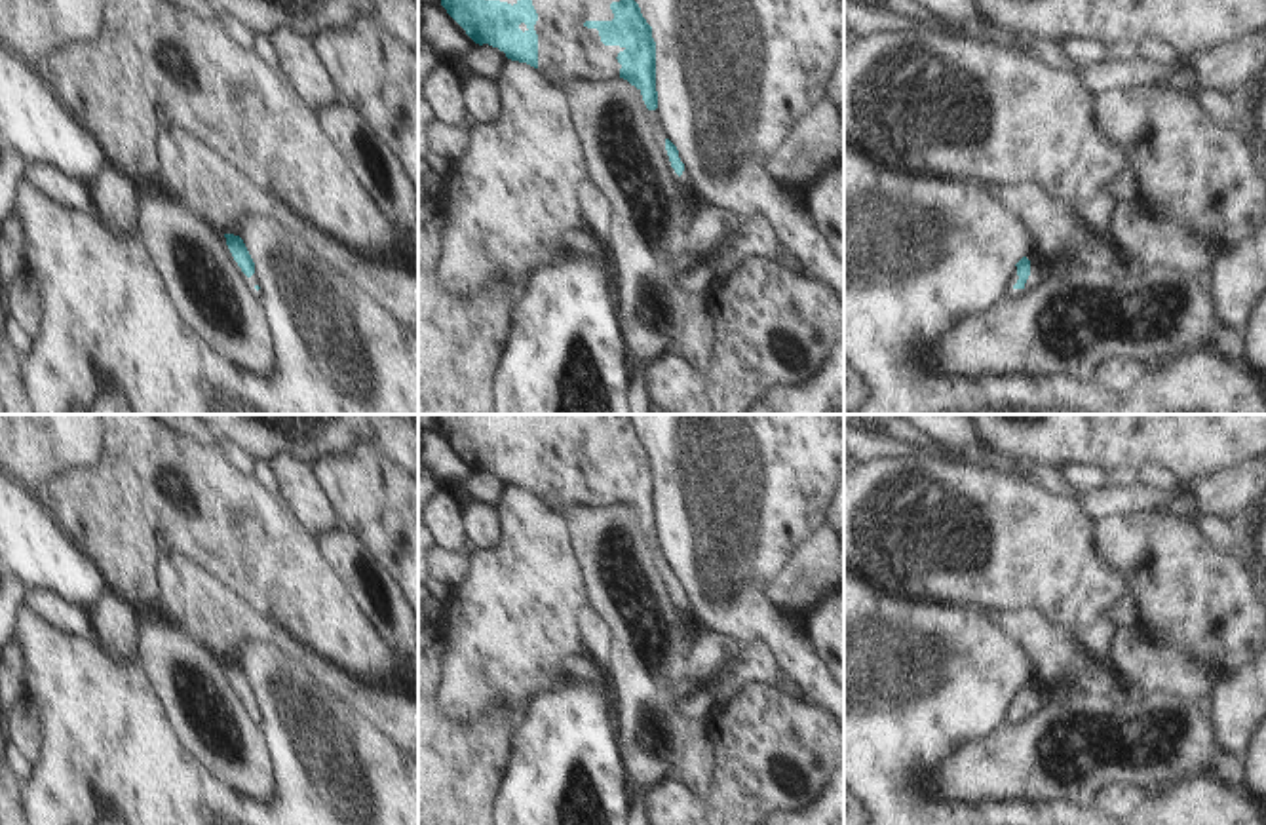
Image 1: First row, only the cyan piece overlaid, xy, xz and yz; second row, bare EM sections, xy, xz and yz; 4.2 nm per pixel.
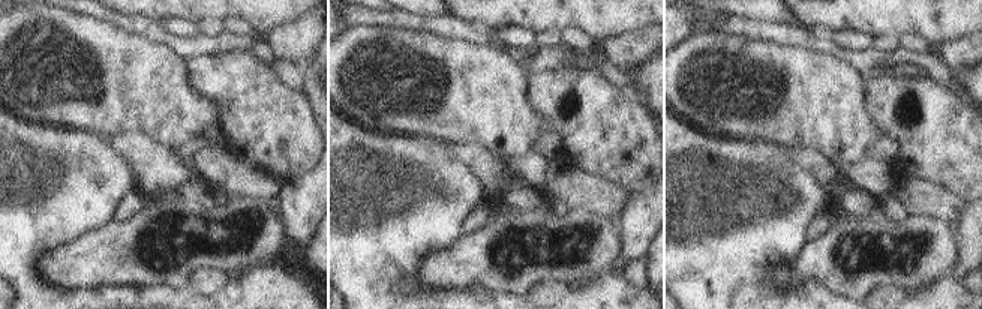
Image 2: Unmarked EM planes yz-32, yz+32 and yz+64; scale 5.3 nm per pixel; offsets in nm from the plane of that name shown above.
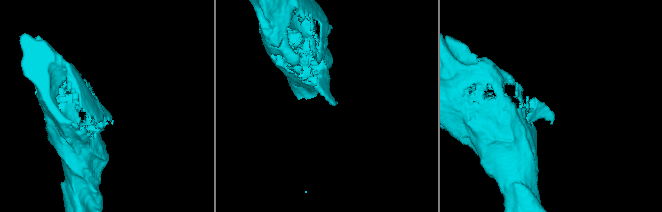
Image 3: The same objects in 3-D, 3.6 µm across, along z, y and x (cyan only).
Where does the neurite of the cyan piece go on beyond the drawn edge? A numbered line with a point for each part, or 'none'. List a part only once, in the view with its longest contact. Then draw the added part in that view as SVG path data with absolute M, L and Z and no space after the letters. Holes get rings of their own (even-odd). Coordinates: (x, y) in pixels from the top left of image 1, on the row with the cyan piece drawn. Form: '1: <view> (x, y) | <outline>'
none

